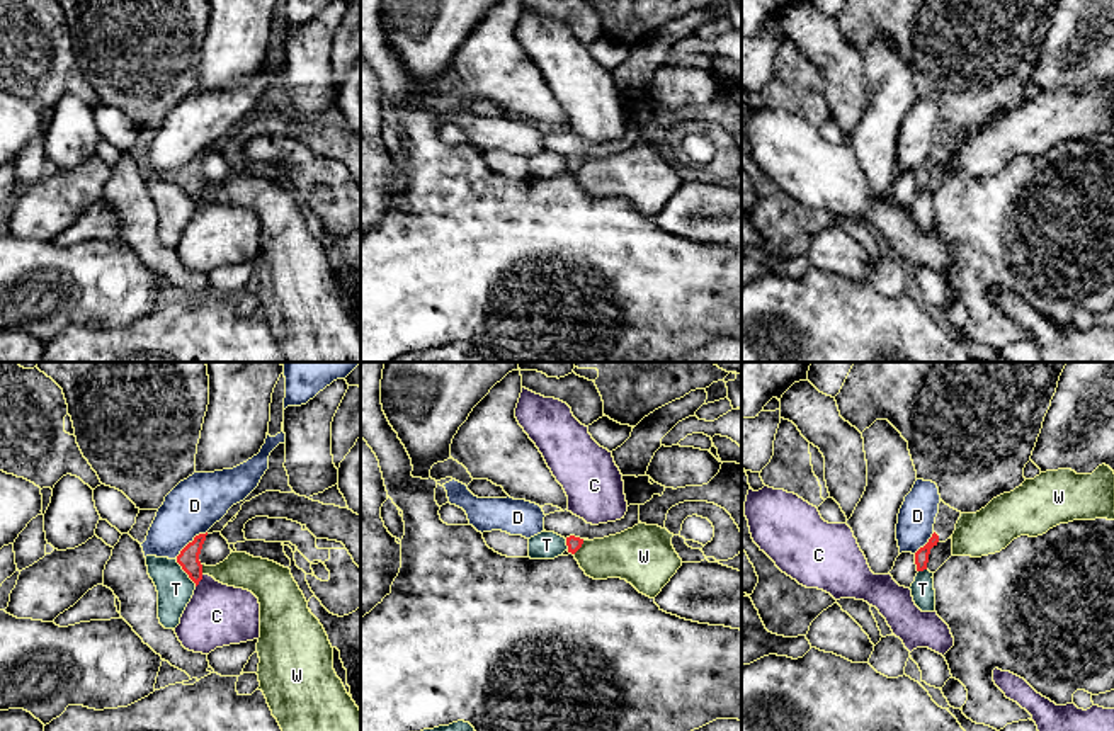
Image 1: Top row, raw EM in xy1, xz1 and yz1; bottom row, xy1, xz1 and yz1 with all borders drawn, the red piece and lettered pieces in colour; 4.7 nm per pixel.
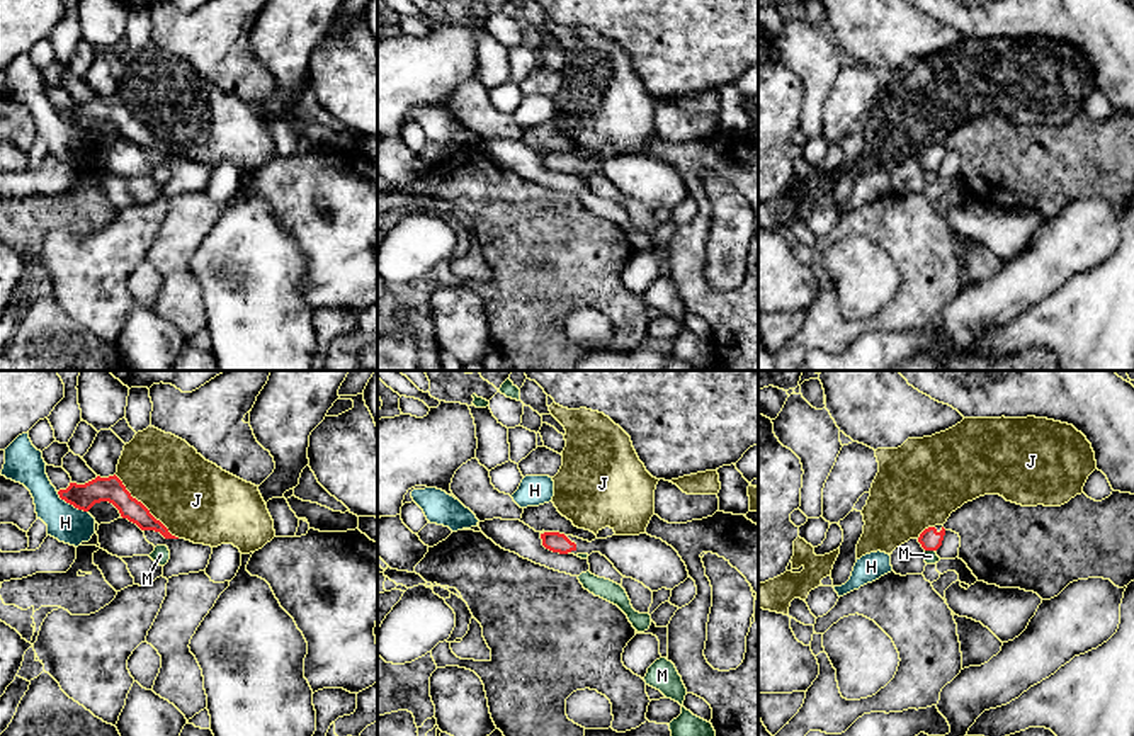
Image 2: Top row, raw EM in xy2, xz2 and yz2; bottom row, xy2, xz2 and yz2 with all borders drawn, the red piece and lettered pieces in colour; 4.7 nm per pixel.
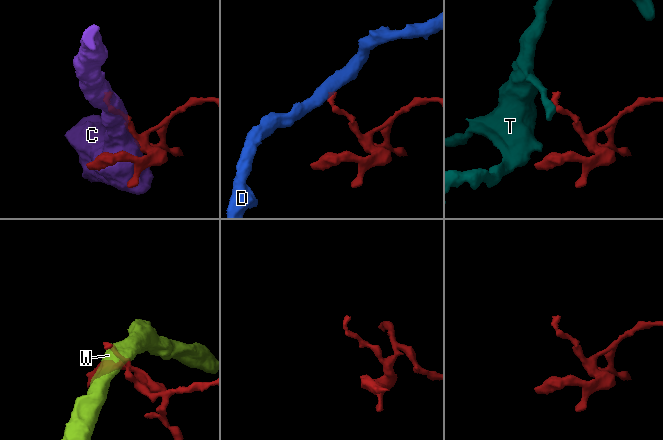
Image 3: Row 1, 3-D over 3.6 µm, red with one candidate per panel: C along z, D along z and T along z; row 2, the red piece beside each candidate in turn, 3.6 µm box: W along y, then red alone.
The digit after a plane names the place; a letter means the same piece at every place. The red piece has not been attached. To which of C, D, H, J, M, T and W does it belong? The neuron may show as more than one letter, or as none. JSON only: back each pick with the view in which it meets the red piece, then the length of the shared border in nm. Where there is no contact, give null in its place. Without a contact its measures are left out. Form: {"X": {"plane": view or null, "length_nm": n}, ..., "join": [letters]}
{"join": []}

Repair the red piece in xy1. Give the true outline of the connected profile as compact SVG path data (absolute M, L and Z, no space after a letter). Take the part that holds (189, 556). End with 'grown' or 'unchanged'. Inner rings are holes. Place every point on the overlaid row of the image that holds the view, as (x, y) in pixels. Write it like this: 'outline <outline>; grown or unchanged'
outline M207 532L196 536L194 541L189 542L177 556L177 563L189 575L189 578L196 583L196 586L202 580L202 564L199 561L199 554L206 541L206 536Z; unchanged

